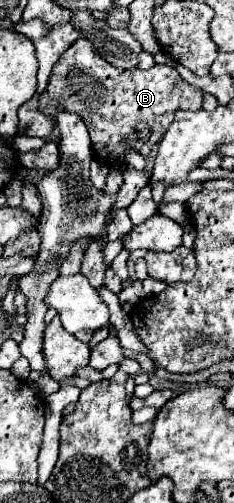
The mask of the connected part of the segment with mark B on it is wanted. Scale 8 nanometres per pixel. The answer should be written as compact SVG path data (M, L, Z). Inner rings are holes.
M87 39L75 41L67 53L53 65L49 85L41 93L41 113L57 117L61 111L71 111L83 117L95 157L117 165L125 163L125 147L131 147L143 157L149 157L153 145L157 145L173 121L175 111L199 111L203 109L205 91L189 85L181 75L169 65L155 65L147 71L143 69L117 69L101 59ZM137 121L147 121L151 125L151 139L141 143L133 125Z

